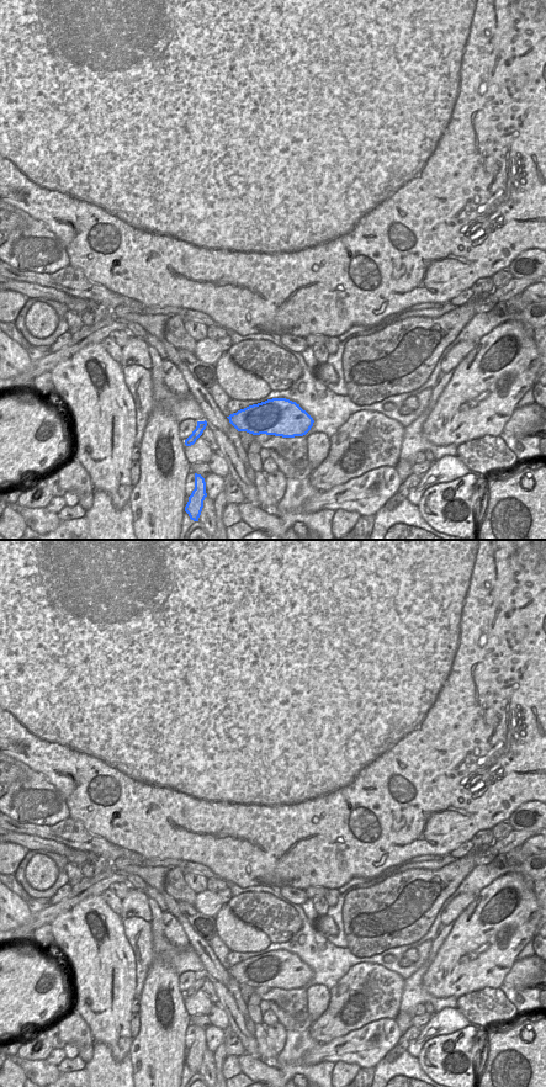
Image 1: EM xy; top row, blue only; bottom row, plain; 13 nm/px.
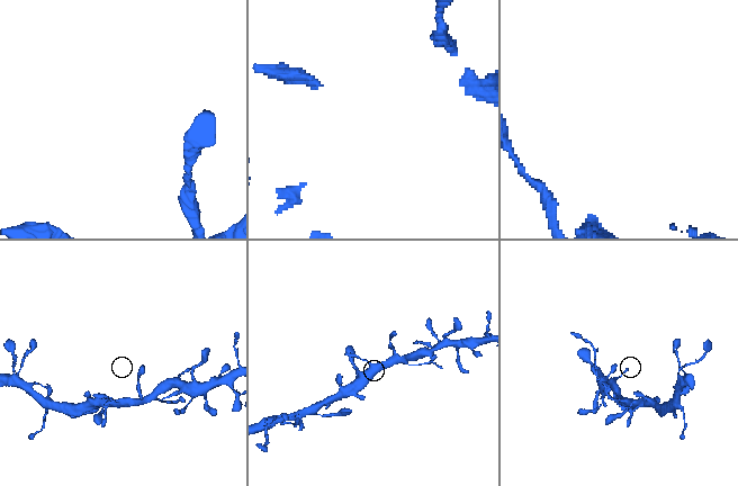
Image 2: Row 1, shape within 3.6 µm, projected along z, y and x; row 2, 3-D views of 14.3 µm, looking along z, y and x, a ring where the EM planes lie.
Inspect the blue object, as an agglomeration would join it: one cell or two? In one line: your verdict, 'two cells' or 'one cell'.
one cell

